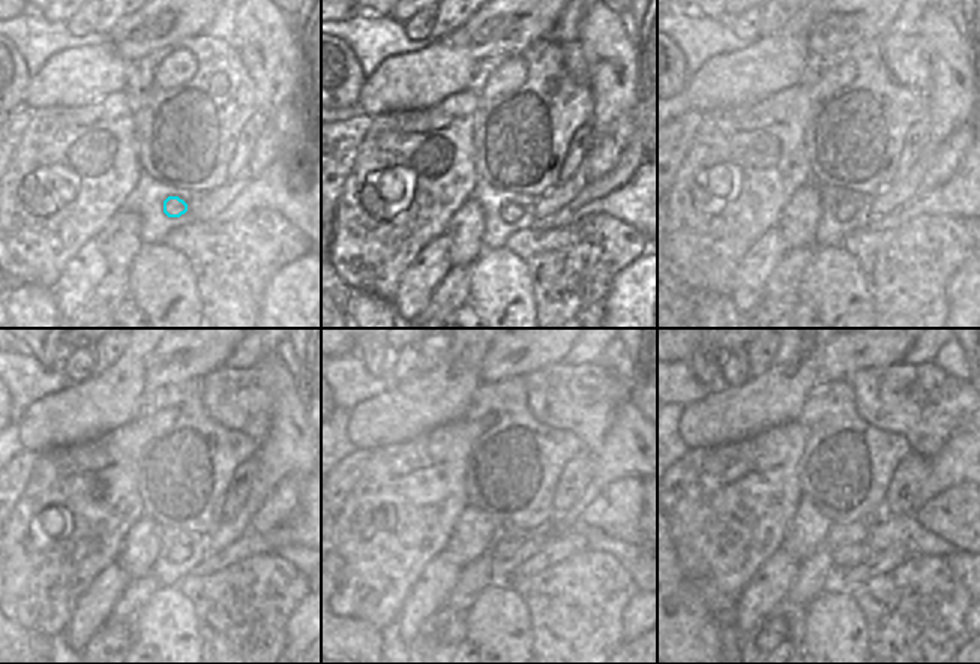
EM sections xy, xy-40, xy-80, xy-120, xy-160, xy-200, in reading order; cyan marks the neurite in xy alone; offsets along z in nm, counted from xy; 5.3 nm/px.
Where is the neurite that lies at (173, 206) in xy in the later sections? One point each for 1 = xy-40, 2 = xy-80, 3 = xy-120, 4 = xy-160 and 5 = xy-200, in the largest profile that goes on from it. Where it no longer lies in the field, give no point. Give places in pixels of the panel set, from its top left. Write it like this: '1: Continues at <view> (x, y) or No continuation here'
1: Continues at xy-40 (511, 212)
2: Continues at xy-80 (845, 212)
3: Continues at xy-120 (176, 553)
4: Continues at xy-160 (503, 550)
5: Continues at xy-200 (844, 556).

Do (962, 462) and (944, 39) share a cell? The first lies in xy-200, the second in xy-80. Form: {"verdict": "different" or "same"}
{"verdict": "same"}

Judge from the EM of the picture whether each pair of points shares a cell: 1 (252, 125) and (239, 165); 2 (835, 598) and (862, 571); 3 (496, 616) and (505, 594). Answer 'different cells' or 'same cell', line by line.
1: same cell
2: different cells
3: same cell

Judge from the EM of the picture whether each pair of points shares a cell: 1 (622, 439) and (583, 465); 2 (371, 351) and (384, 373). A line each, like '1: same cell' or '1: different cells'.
1: different cells
2: same cell

